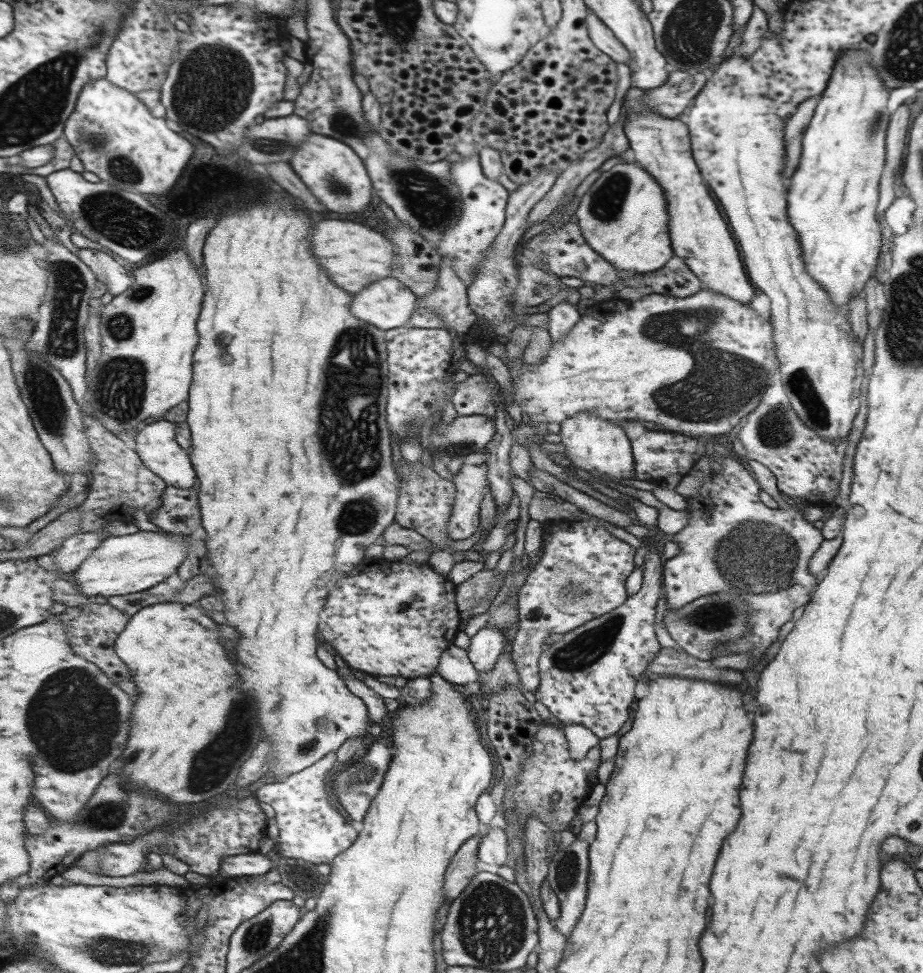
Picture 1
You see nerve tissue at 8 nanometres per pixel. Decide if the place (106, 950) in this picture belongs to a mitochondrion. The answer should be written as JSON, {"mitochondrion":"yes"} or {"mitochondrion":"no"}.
{"mitochondrion":"yes"}

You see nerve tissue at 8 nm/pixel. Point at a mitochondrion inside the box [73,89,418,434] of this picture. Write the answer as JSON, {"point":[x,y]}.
{"point":[114,215]}

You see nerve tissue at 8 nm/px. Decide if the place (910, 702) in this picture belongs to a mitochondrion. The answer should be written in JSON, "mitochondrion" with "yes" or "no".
{"mitochondrion":"no"}

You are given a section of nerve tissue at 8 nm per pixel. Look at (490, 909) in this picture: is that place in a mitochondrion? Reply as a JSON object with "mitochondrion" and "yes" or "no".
{"mitochondrion":"yes"}

